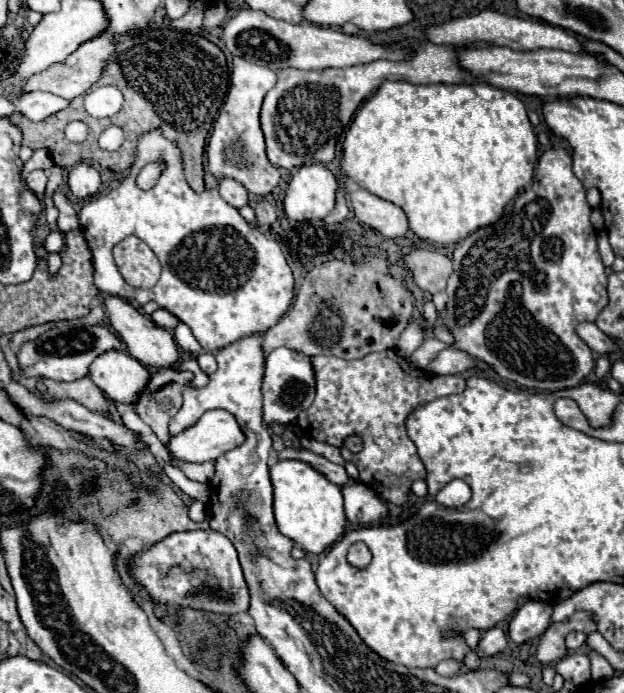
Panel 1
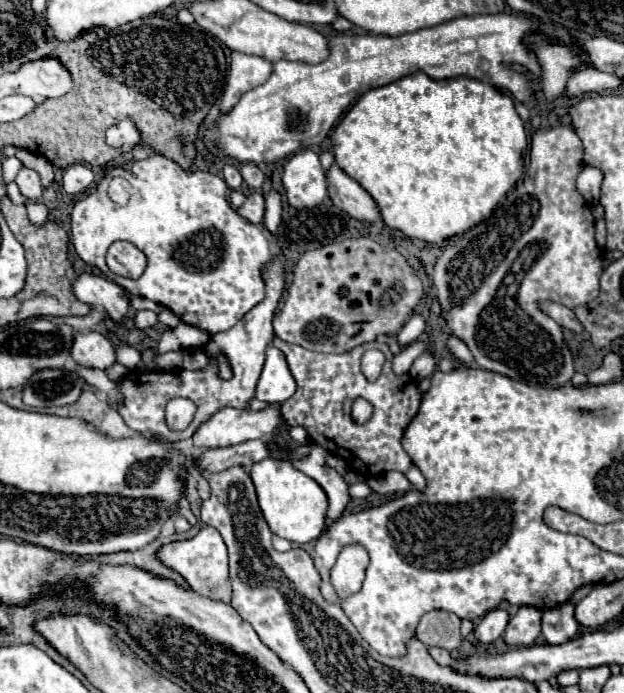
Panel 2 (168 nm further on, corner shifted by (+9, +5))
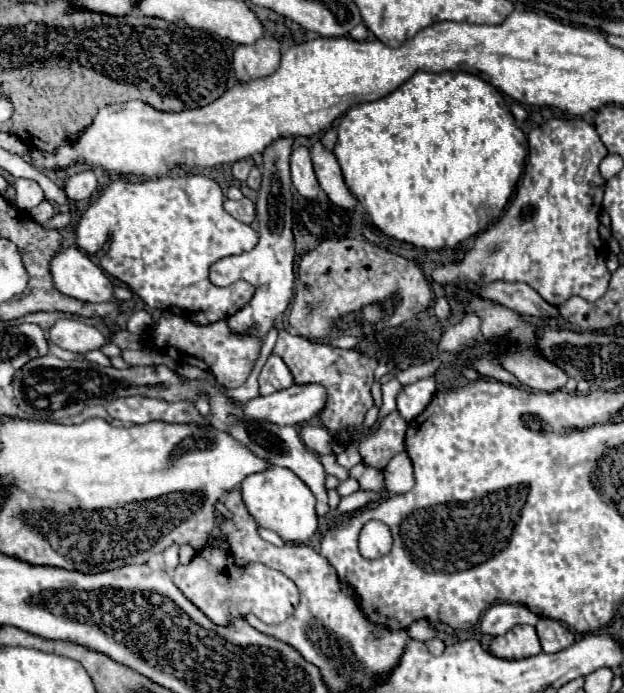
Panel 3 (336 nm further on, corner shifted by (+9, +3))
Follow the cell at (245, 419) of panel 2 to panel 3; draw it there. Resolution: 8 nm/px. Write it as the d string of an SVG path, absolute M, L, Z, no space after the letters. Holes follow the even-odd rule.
M319 384L297 386L279 390L271 396L257 396L243 406L249 420L267 420L279 426L295 426L311 420L325 404L325 388Z

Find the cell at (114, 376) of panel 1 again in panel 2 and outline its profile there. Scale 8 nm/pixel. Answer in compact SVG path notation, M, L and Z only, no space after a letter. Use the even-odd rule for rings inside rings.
M75 332L71 356L77 364L105 370L115 362L115 348L111 340L99 332Z

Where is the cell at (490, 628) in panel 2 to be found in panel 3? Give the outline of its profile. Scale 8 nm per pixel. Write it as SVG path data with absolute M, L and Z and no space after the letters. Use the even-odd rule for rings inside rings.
M495 604L491 606L483 620L481 620L481 634L487 636L501 636L509 632L515 624L537 624L539 616L527 610L525 606L519 604Z

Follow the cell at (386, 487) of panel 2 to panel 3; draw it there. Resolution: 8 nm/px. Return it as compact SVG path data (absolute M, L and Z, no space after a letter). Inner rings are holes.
M359 490L351 496L345 496L339 502L339 510L341 512L355 512L355 510L363 508L367 502L373 502L373 500L379 500L379 498L381 498L381 490Z

